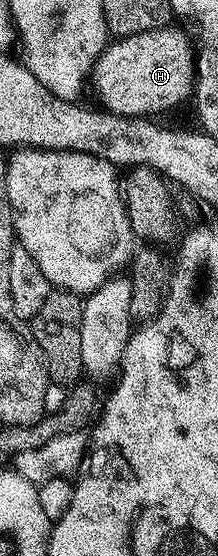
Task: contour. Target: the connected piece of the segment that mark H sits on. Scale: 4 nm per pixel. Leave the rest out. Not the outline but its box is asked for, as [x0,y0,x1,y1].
[93,25,197,117]

